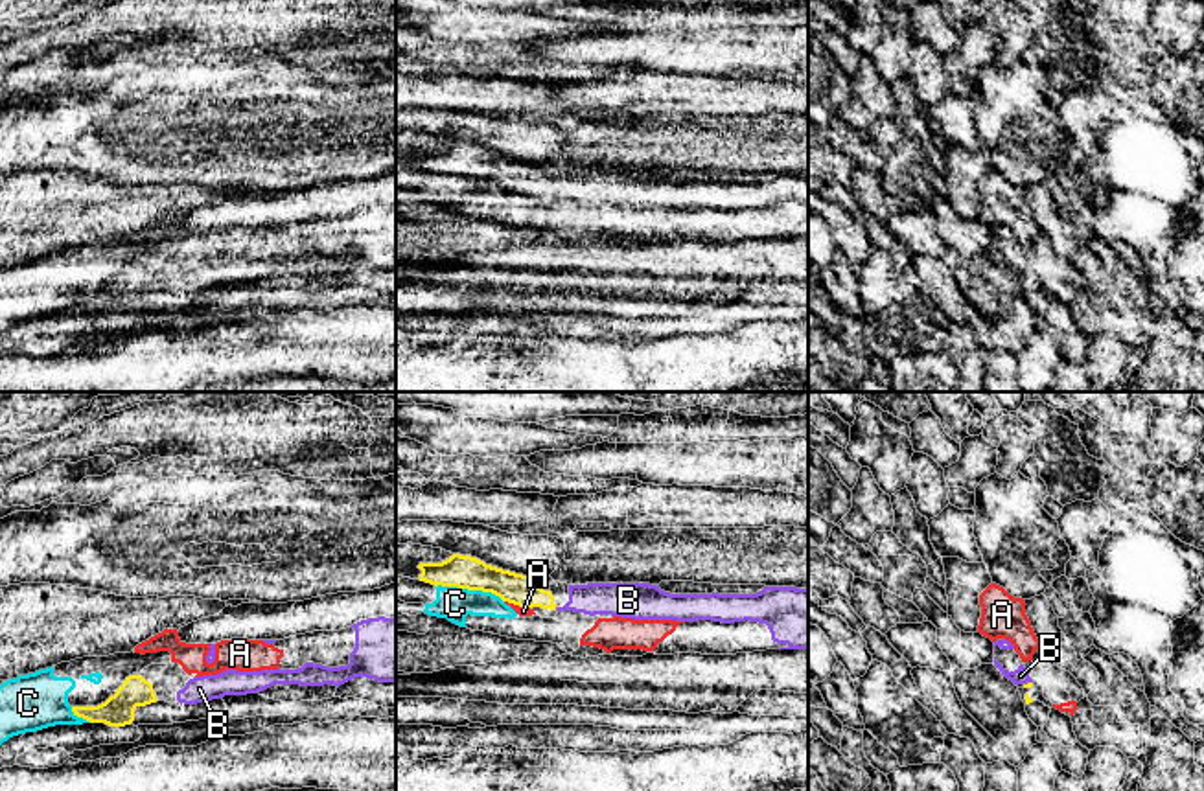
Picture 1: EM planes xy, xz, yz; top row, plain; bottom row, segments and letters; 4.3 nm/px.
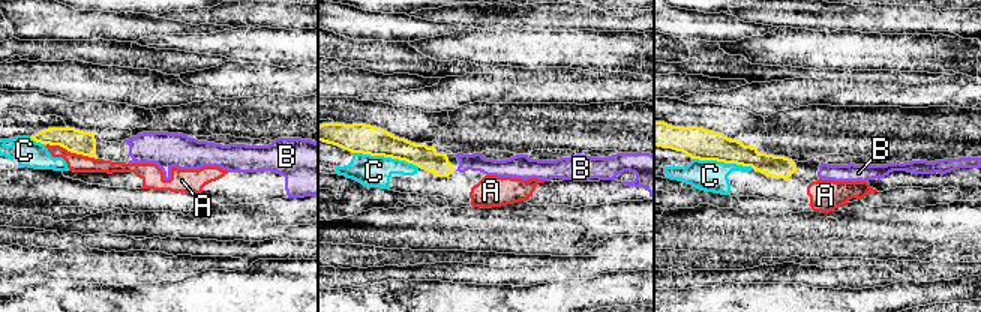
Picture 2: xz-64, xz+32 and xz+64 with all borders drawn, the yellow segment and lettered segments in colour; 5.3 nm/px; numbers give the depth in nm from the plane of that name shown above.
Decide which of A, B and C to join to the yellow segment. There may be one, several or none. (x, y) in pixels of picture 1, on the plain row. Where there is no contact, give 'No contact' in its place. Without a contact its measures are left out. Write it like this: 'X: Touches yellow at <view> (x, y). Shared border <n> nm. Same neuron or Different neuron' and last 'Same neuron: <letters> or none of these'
A: Touches yellow at xz (518, 192). Shared border 130 nm. Different neuron
B: Touches yellow at yz (1028, 271). Shared border 40 nm. Same neuron
C: Touches yellow at xz (470, 177). Shared border 320 nm. Different neuron
Same neuron: B

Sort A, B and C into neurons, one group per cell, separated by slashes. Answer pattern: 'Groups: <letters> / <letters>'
Groups: A C / B

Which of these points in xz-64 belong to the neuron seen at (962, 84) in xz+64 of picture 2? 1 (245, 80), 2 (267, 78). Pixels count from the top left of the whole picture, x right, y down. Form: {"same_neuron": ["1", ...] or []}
{"same_neuron": ["1", "2"]}

